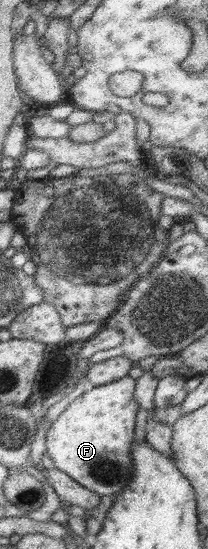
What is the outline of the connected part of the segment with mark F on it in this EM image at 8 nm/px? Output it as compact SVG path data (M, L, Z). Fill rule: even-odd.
M127 376L94 386L72 401L47 431L46 453L56 469L100 496L118 493L127 486L133 474L129 453L135 441L136 413L140 409L134 395L135 383L135 379Z

